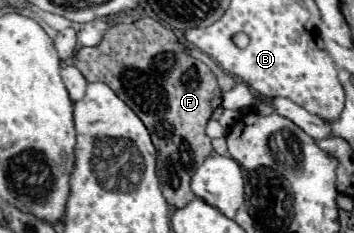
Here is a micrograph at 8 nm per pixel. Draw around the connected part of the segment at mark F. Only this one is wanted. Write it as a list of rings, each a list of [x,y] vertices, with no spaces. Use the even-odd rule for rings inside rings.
[[[144,17],[134,23],[120,23],[114,25],[106,31],[102,43],[98,47],[82,47],[72,61],[80,73],[88,81],[102,81],[112,87],[112,91],[134,109],[134,113],[144,121],[146,129],[152,135],[152,143],[158,149],[156,159],[158,159],[158,179],[160,179],[160,189],[166,201],[178,209],[190,203],[196,195],[190,191],[190,179],[194,165],[204,163],[212,155],[212,145],[210,137],[206,135],[206,123],[212,115],[212,111],[222,103],[222,91],[218,87],[216,75],[200,61],[194,59],[192,55],[186,53],[186,47],[178,37],[174,35],[172,29],[160,25],[156,19]]]

